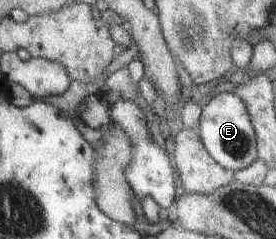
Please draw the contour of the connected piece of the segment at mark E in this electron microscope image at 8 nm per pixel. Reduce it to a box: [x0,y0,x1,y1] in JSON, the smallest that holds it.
[198,93,256,173]

